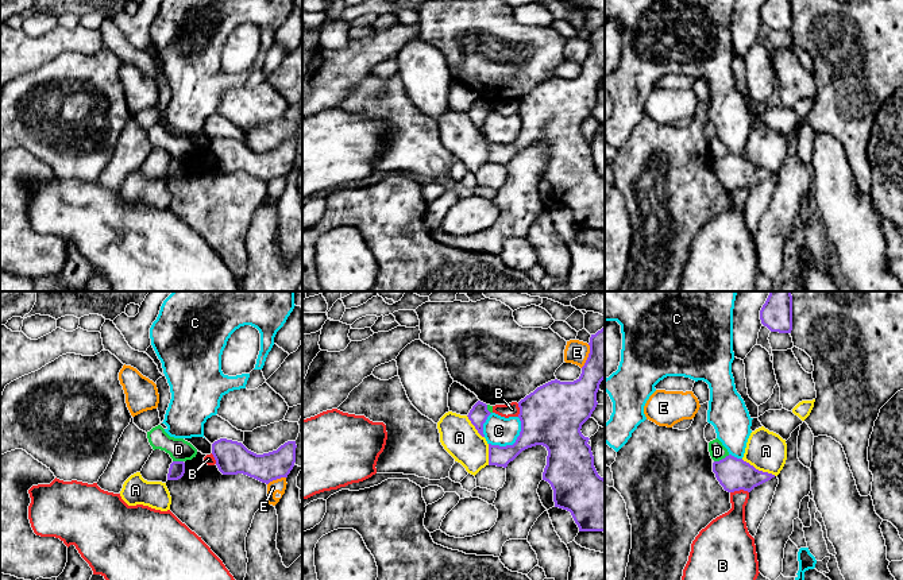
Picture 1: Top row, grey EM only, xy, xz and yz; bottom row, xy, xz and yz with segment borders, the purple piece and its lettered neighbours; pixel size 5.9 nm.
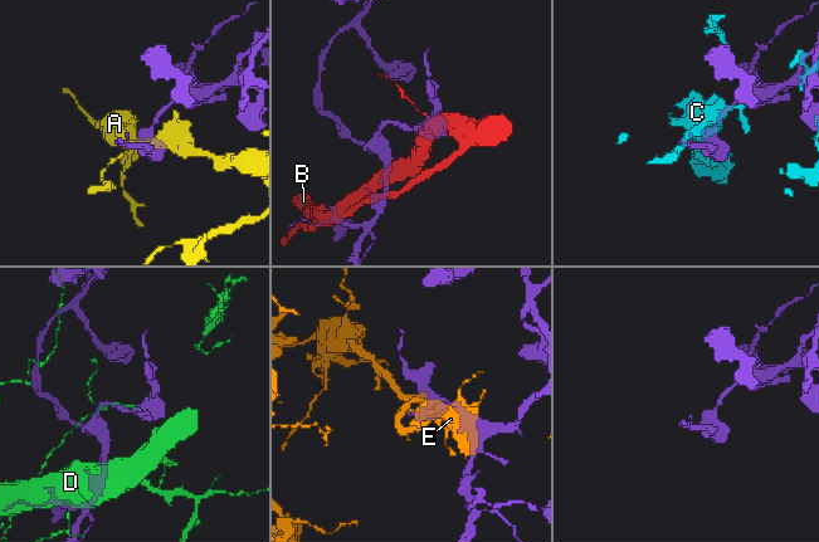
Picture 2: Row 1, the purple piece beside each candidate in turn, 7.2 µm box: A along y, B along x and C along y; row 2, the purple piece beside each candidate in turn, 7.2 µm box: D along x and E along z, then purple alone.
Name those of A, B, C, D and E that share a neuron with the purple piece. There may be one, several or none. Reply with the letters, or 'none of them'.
none of them

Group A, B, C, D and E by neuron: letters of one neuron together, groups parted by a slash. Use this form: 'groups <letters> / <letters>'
groups A / B / C / D / E

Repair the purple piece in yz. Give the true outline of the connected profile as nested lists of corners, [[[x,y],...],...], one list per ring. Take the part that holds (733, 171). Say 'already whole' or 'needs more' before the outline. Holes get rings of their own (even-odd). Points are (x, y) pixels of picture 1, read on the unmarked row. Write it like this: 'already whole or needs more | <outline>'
already whole | [[[732,152],[719,159],[714,159],[713,170],[728,190],[740,187],[750,190],[755,185],[775,175],[775,173],[759,169],[749,161]]]

